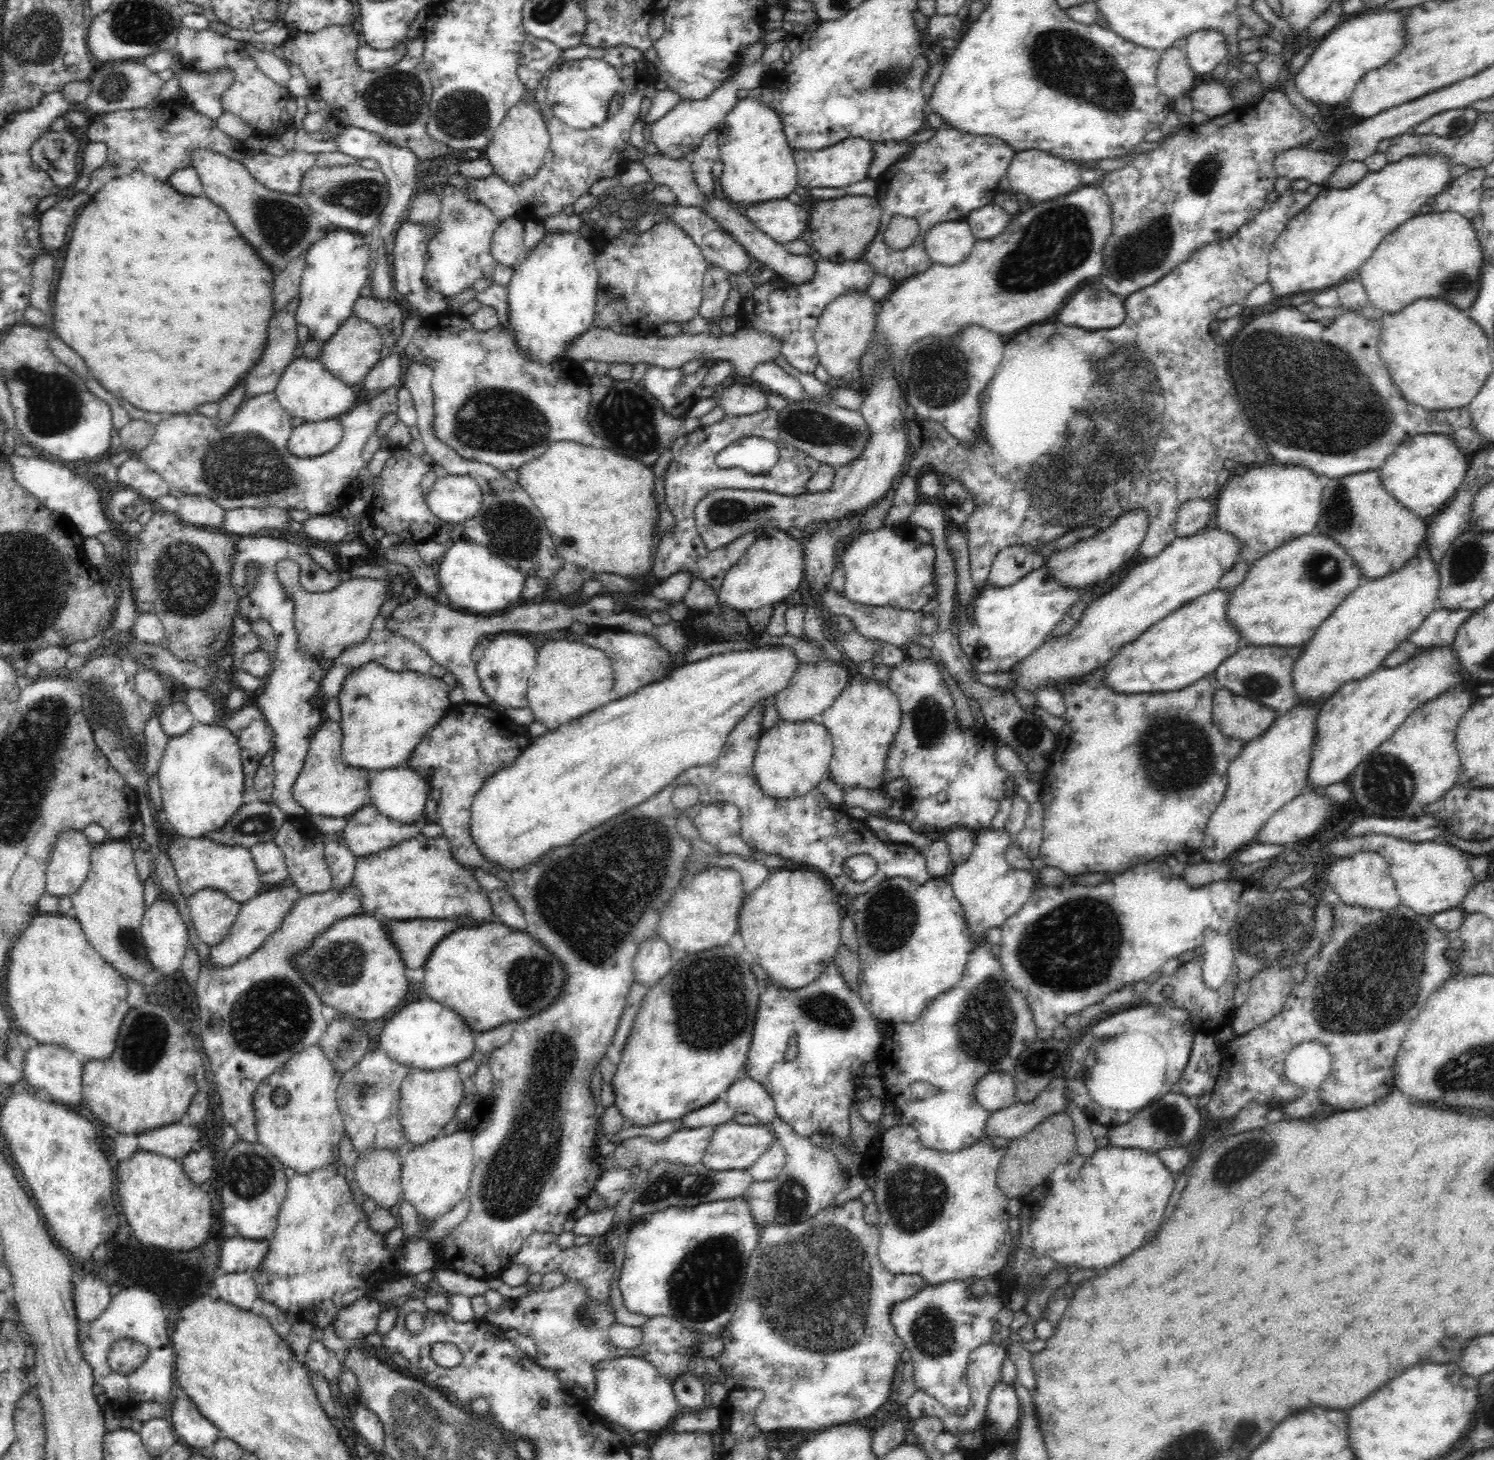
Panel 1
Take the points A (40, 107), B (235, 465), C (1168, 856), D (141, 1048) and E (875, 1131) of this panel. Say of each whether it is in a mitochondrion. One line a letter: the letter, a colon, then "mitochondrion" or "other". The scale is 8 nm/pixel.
A: other
B: mitochondrion
C: other
D: mitochondrion
E: other

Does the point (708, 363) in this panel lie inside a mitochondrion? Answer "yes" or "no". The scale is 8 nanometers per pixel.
no

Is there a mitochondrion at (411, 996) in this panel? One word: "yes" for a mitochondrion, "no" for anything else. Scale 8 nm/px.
no

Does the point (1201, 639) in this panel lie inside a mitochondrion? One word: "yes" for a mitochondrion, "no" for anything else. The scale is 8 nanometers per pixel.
no

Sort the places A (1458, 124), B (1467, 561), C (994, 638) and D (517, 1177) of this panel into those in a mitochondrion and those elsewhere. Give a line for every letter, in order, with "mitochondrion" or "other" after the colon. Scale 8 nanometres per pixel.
A: mitochondrion
B: mitochondrion
C: other
D: mitochondrion

